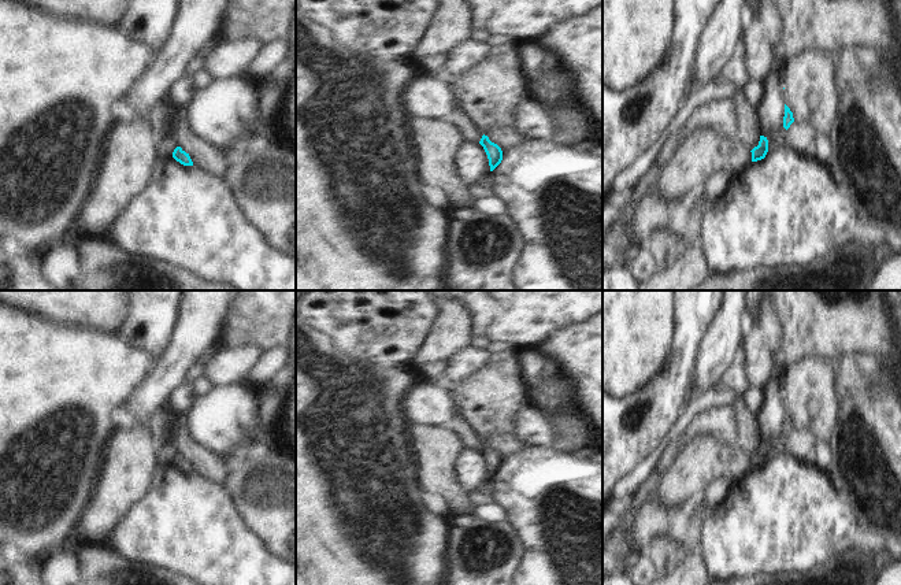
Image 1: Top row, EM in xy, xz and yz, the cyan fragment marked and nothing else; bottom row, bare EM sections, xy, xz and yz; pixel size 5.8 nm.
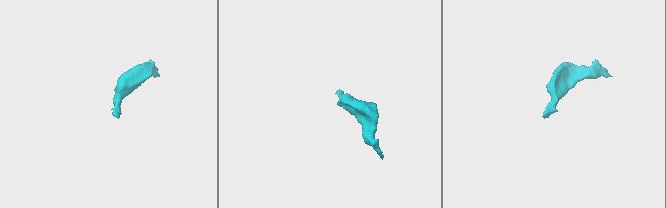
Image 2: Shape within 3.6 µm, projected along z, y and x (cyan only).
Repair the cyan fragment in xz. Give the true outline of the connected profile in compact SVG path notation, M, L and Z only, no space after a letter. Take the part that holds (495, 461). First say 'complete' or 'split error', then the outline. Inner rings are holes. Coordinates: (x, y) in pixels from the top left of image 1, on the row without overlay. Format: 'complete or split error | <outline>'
split error | M460 412L452 422L450 429L461 436L467 448L479 449L489 466L490 478L493 478L503 467L501 455L492 449L487 443L483 441L481 433L470 423L470 421Z

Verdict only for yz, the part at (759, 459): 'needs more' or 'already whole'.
already whole

